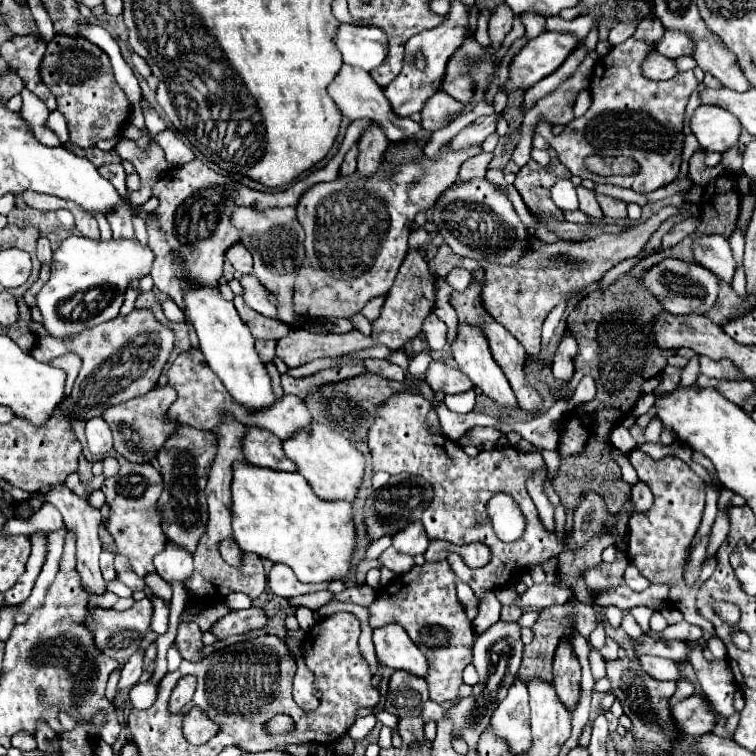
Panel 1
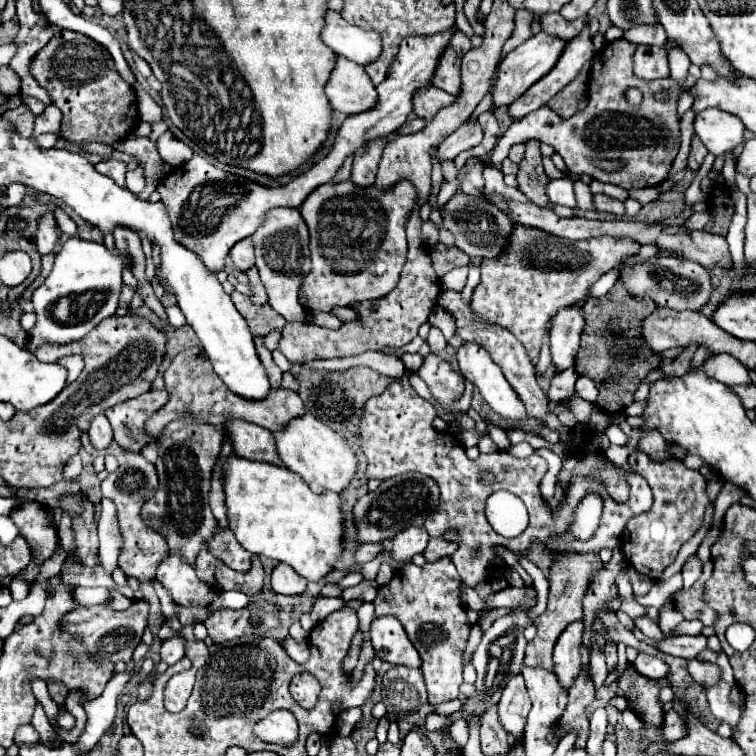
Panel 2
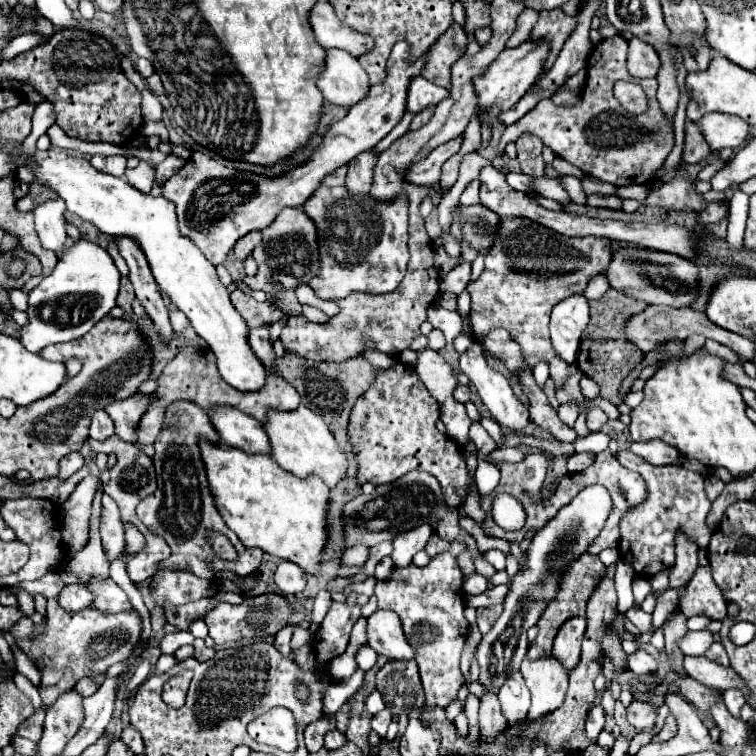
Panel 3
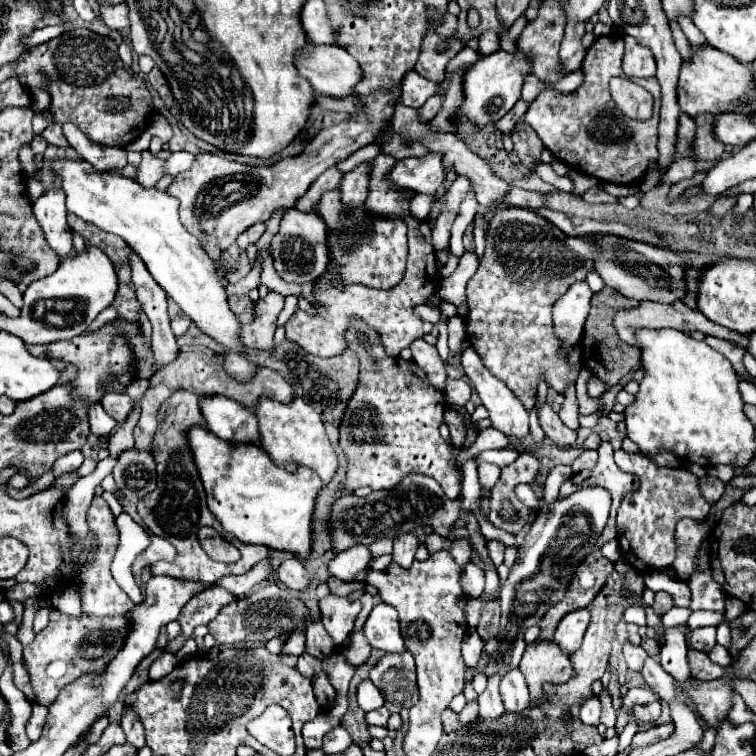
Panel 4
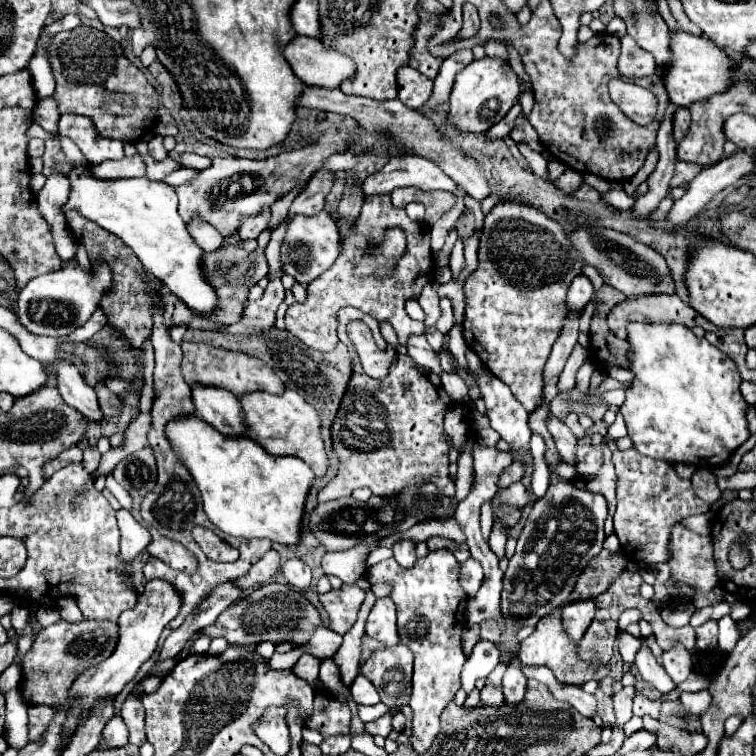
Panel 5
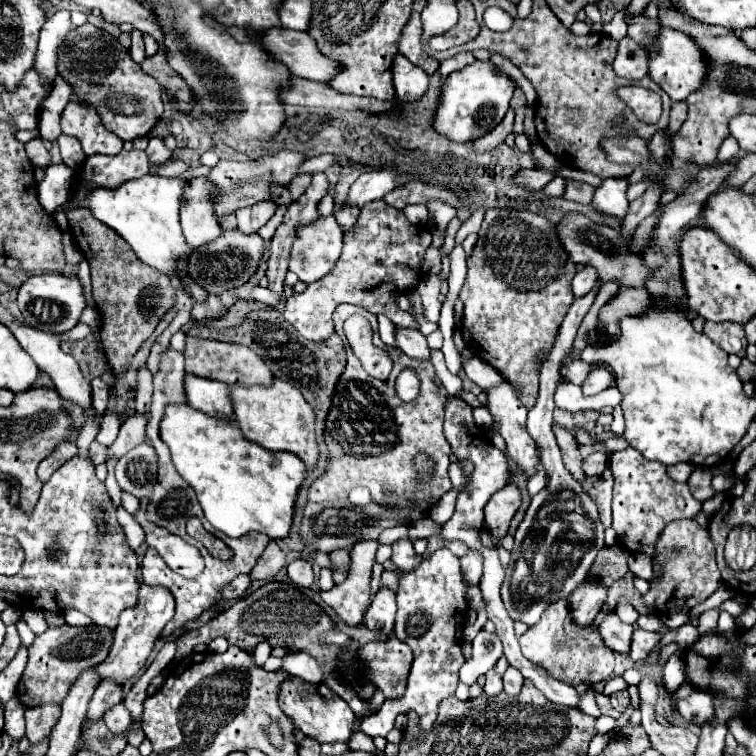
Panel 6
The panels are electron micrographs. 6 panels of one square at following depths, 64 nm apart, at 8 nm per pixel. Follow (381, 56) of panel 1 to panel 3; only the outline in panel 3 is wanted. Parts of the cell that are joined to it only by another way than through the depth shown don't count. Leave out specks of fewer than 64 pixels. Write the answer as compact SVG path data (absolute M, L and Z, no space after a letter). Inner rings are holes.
M318 2L312 10L312 30L316 40L324 48L338 48L354 58L360 58L374 50L374 38L356 34L348 24L336 18L334 8L328 2Z

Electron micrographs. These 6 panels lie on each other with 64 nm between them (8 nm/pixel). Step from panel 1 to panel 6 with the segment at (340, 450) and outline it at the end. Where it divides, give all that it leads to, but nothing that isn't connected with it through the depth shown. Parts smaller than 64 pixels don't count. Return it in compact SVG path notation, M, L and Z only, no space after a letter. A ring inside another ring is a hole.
M276 382L272 386L250 386L250 388L238 388L230 386L230 396L234 402L234 416L236 422L250 442L256 442L264 446L270 452L292 452L296 454L310 470L316 466L320 450L316 442L314 432L314 410L304 400L300 390L294 386L288 386L288 382Z

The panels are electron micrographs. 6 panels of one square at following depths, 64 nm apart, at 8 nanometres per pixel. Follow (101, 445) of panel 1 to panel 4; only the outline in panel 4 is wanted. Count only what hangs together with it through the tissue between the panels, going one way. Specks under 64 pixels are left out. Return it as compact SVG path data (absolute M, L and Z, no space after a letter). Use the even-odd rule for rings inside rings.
M90 406L88 410L88 418L90 418L90 432L94 436L108 436L112 434L114 426L116 426L116 420L110 418L102 406Z

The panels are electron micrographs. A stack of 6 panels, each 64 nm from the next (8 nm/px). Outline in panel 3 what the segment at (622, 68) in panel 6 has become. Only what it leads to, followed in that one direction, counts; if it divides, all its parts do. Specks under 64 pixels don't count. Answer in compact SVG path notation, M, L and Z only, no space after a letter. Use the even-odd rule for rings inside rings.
M640 38L630 40L628 70L636 78L654 78L660 70L660 56L656 48Z

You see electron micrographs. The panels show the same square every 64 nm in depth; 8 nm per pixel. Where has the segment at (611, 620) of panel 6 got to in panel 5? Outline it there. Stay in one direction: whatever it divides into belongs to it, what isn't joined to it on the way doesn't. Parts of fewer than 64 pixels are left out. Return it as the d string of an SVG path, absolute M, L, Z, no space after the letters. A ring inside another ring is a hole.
M622 632L616 636L616 642L618 642L618 650L620 650L620 656L626 664L634 666L634 658L640 650L640 640L636 640L634 636L630 636L628 632Z

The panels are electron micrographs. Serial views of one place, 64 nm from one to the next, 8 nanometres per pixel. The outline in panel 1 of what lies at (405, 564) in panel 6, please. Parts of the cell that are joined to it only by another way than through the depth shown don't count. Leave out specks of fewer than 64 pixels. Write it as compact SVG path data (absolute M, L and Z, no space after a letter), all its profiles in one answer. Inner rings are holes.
M410 522L404 530L400 530L398 534L392 536L392 542L394 542L394 548L398 552L416 556L416 554L426 552L426 548L430 544L430 538L428 538L422 522Z

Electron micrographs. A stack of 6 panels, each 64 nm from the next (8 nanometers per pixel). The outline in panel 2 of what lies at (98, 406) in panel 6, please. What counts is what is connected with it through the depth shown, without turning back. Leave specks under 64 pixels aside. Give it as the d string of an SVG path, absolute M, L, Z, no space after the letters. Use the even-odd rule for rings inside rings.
M150 390L138 398L108 408L104 414L112 424L118 446L130 452L142 452L146 444L154 444L156 438L146 434L146 422L168 402L168 398L166 390Z

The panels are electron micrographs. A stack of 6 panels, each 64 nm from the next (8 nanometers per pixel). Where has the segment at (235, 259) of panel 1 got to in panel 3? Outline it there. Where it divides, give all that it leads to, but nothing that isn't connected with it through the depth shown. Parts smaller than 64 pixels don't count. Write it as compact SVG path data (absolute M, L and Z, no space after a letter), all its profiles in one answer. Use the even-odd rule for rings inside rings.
M256 230L256 232L244 236L244 238L240 238L240 240L236 242L236 246L234 246L234 256L236 256L238 260L246 260L258 244L260 244L260 232Z

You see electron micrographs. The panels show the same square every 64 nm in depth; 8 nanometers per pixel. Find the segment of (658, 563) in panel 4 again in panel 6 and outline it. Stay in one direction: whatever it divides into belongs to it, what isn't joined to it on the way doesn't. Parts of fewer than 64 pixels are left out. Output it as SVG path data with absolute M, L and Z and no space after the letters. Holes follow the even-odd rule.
M626 448L622 452L612 452L610 454L610 468L614 472L614 502L612 502L614 522L612 522L612 528L616 530L620 544L630 554L646 554L648 558L654 558L656 556L656 542L658 542L658 536L662 534L664 526L672 520L694 518L702 510L702 502L698 502L690 494L688 484L680 484L680 482L672 480L666 474L666 466L662 462L646 460L636 448Z

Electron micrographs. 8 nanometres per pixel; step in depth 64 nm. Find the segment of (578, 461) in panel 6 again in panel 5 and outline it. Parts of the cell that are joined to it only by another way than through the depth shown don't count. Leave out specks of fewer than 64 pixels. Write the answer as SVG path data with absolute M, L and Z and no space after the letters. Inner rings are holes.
M548 414L546 418L548 422L548 432L552 434L554 438L554 444L556 444L556 450L562 454L562 460L568 462L568 464L574 464L574 452L576 452L576 436L570 432L570 428L560 422L554 414Z

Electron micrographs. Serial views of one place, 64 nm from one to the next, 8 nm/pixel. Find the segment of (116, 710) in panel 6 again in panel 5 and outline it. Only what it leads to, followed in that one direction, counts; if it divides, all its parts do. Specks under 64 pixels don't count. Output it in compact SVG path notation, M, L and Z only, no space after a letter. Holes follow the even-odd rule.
M120 716L112 718L106 728L102 730L102 738L106 746L116 748L116 746L126 746L128 744L128 728L124 726L124 720Z

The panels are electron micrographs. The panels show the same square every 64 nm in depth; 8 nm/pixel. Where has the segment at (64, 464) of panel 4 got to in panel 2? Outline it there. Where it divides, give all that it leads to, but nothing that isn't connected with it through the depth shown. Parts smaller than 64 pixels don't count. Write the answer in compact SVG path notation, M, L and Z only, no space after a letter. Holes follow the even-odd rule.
M76 454L76 456L72 458L72 462L68 462L68 466L64 468L64 480L70 482L70 480L78 478L80 472L82 472L82 462L80 462L80 456Z

